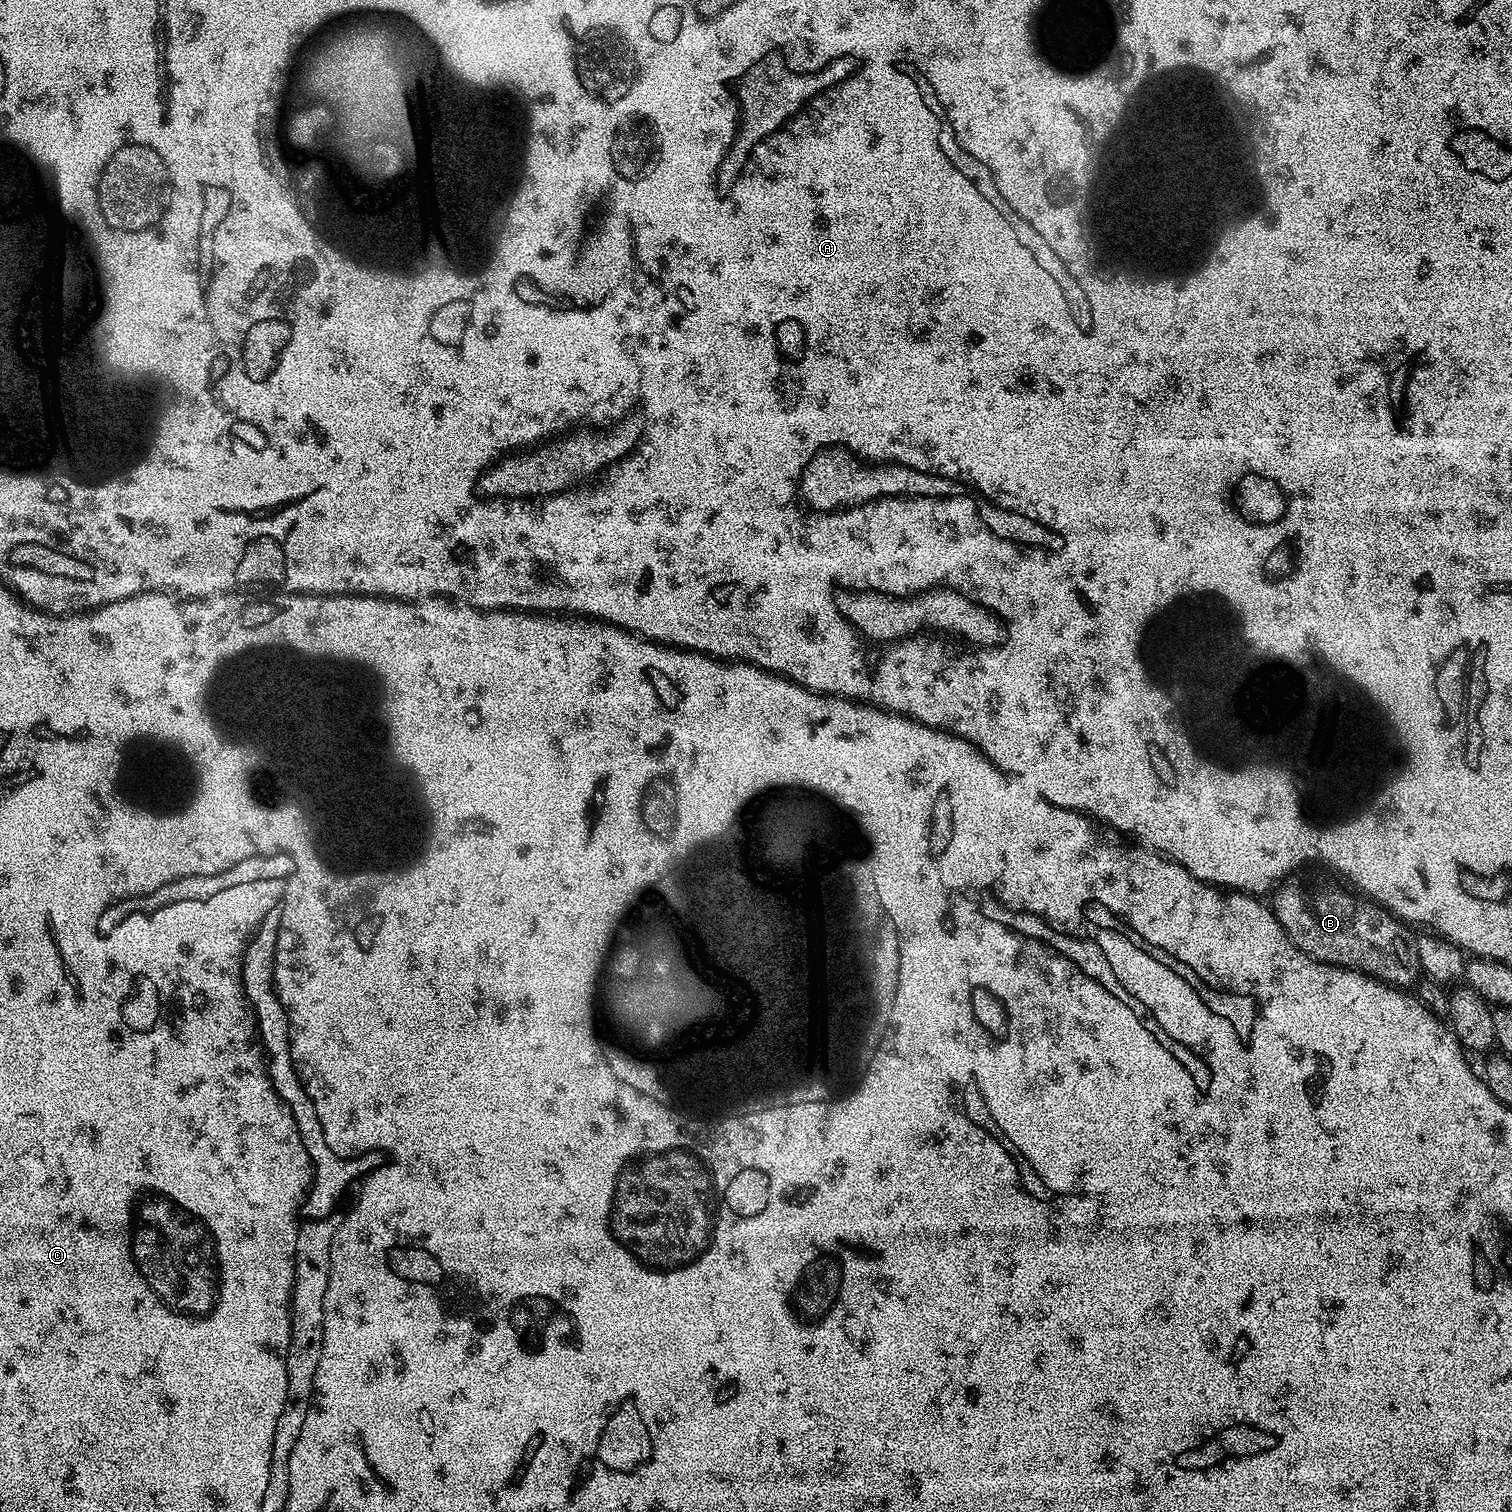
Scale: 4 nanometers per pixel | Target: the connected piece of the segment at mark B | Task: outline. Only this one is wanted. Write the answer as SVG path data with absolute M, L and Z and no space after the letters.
M1284 882L1271 893L1270 907L1276 913L1277 922L1284 927L1286 934L1296 943L1297 948L1315 960L1324 964L1337 964L1339 968L1352 968L1355 972L1363 972L1383 984L1390 984L1401 990L1411 989L1416 979L1421 979L1420 964L1416 960L1413 941L1408 940L1405 925L1397 920L1391 912L1367 898L1361 898L1351 891L1343 892L1340 888L1316 888L1307 892L1300 884Z

